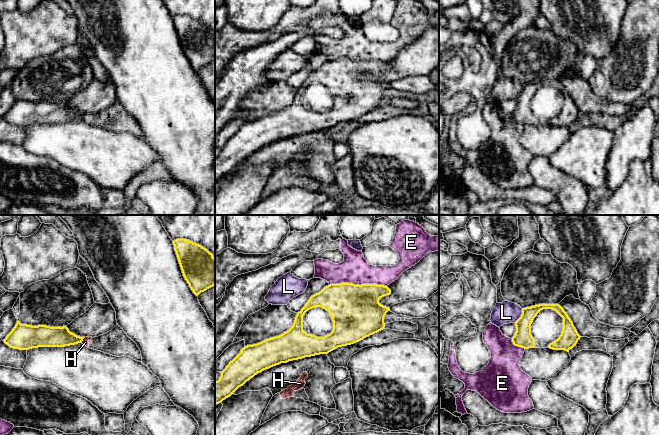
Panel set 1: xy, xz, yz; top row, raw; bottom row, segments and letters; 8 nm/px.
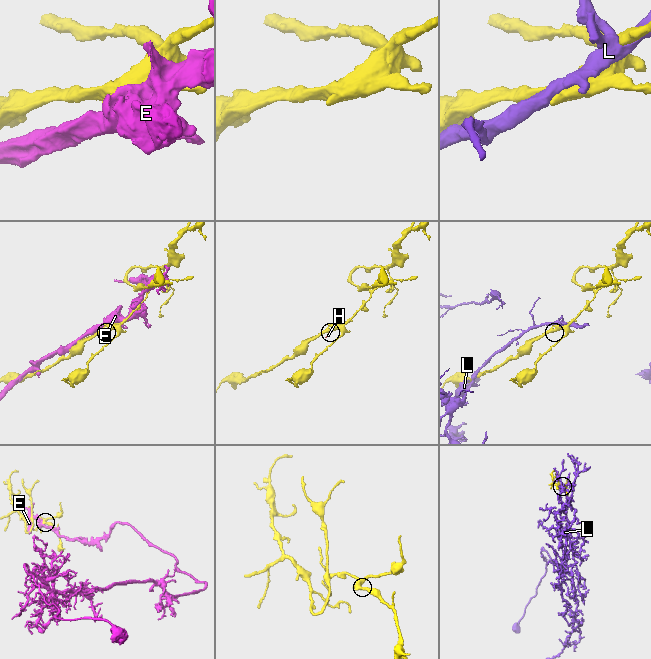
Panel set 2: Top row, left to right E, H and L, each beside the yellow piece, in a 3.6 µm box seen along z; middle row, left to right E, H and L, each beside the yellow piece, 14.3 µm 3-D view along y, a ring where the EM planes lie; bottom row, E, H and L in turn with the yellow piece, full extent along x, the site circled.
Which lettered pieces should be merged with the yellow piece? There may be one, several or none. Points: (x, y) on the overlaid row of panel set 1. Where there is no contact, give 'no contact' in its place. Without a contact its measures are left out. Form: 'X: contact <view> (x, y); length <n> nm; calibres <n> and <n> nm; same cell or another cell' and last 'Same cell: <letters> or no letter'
E: contact xz (358, 285); length 460 nm; calibres 400 and 240 nm; another cell
H: contact xy (82, 340); length 60 nm; calibres 160 and 60 nm; another cell
L: contact yz (521, 316); length 130 nm; calibres 150 and 180 nm; another cell
Same cell: no letter

